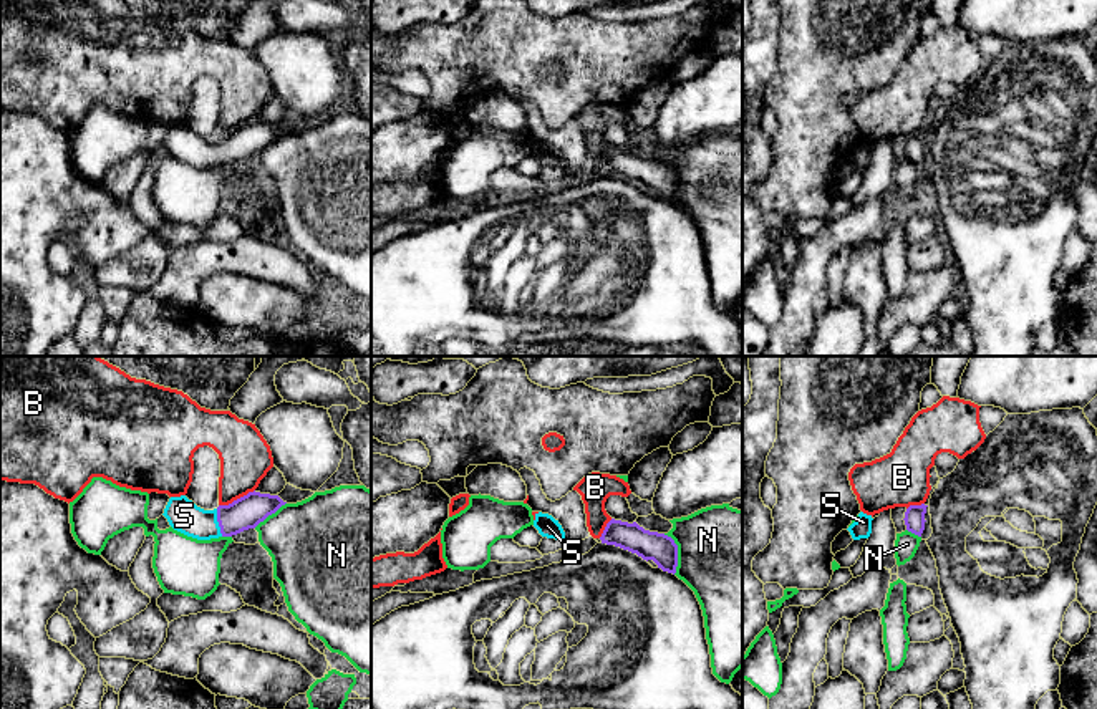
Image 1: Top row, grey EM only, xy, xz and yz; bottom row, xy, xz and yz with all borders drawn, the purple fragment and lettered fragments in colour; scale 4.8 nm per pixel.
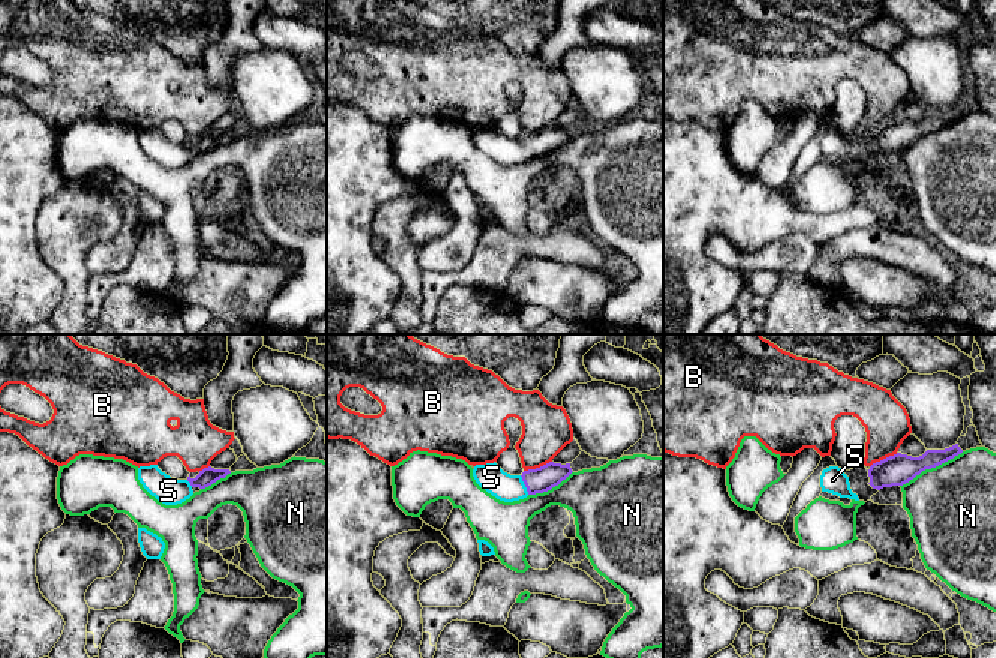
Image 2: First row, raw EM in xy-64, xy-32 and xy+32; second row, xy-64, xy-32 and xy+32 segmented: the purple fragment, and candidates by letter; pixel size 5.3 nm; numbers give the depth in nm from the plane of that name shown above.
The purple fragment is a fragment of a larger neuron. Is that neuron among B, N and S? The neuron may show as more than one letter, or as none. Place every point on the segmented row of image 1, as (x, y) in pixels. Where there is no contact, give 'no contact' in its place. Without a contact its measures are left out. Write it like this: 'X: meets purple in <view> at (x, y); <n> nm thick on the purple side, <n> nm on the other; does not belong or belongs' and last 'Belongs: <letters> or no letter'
B: meets purple in xy at (237, 499); 160 nm thick on the purple side, 260 nm on the other; does not belong
N: meets purple in xz at (676, 552); 140 nm thick on the purple side, 480 nm on the other; does not belong
S: meets purple in xy at (219, 522); 160 nm thick on the purple side, 160 nm on the other; belongs
Belongs: S

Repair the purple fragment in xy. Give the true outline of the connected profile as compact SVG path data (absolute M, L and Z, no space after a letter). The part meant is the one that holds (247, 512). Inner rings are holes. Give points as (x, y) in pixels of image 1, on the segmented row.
M254 490L229 505L204 510L181 495L169 499L162 515L174 530L197 540L210 540L255 528L285 504L278 495Z

